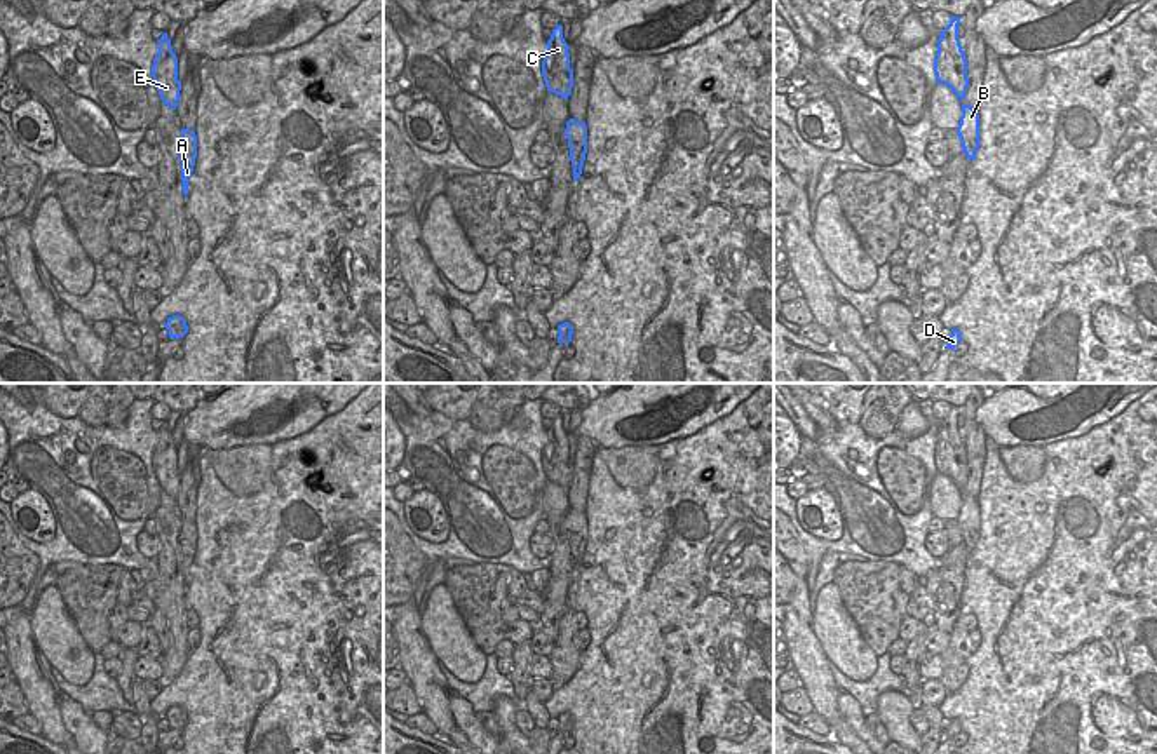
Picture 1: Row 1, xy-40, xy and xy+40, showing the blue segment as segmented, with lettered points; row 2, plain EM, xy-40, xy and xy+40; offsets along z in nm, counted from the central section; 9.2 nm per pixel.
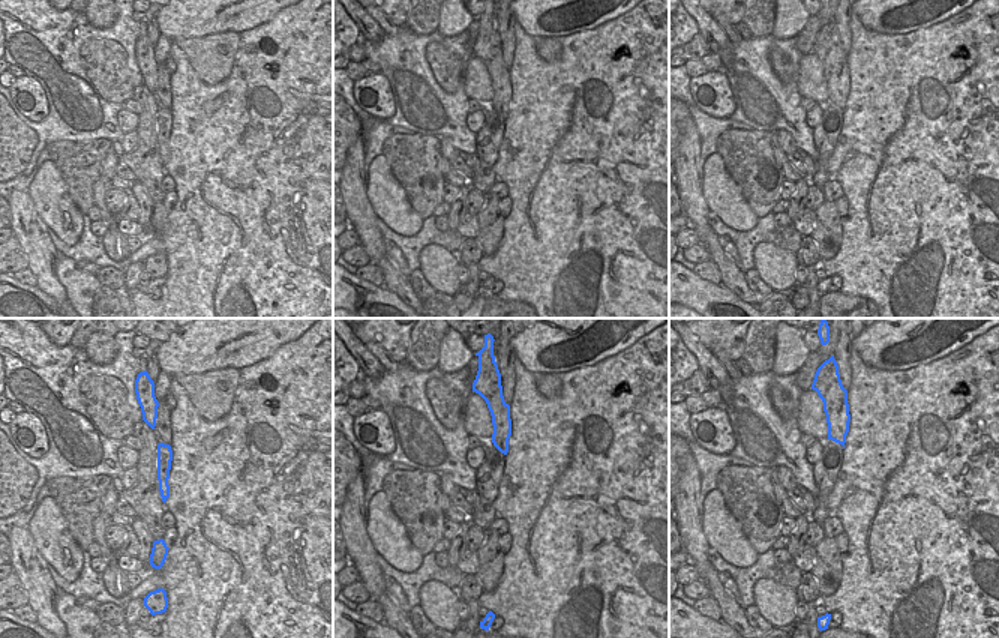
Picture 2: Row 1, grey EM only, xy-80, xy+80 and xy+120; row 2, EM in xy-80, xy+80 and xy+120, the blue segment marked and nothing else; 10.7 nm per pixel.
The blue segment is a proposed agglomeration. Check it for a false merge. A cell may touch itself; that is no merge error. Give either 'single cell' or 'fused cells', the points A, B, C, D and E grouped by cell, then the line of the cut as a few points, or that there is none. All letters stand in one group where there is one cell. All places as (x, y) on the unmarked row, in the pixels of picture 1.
fused cells | A B D / C E | xy+40 (954, 481), (960, 486), (964, 484)

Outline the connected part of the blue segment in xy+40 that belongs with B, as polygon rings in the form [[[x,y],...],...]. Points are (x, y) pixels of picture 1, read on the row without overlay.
[[[962,493],[962,507],[957,517],[962,533],[962,542],[972,552],[979,538],[979,505],[978,498]]]

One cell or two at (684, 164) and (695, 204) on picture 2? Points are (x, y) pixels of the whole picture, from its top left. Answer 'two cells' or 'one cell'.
one cell

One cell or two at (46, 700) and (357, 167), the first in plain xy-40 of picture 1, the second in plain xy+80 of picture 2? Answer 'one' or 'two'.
one

